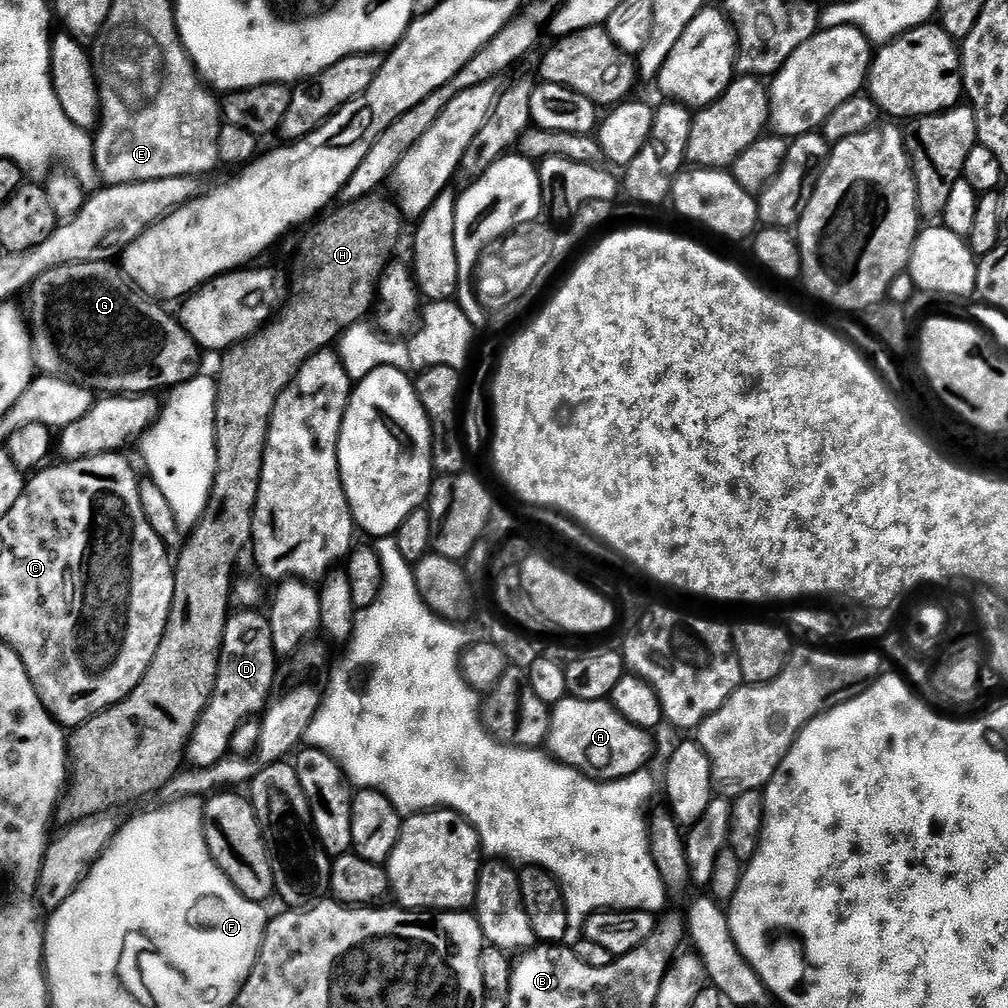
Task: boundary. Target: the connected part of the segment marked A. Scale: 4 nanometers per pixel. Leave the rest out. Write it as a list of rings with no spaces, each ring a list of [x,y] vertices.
[[[567,695],[551,705],[550,711],[552,721],[546,748],[553,760],[605,782],[624,780],[649,767],[653,733],[634,726],[634,722],[626,722],[626,718],[622,718],[622,714],[618,714],[616,707],[608,700],[582,702],[582,698]]]

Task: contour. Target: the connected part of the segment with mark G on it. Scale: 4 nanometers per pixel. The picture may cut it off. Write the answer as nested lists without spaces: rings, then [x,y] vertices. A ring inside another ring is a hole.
[[[103,260],[102,262],[74,262],[73,264],[59,264],[46,274],[42,274],[27,289],[28,312],[26,308],[26,323],[30,329],[32,338],[32,362],[37,373],[45,376],[56,376],[70,384],[80,384],[83,388],[91,388],[93,393],[107,394],[109,397],[123,396],[125,394],[156,394],[159,388],[170,388],[176,390],[201,371],[200,356],[202,349],[194,342],[194,338],[187,332],[184,325],[180,323],[175,315],[167,312],[163,303],[157,302],[153,297],[144,295],[139,288],[133,284],[132,279],[124,272],[119,263]]]

